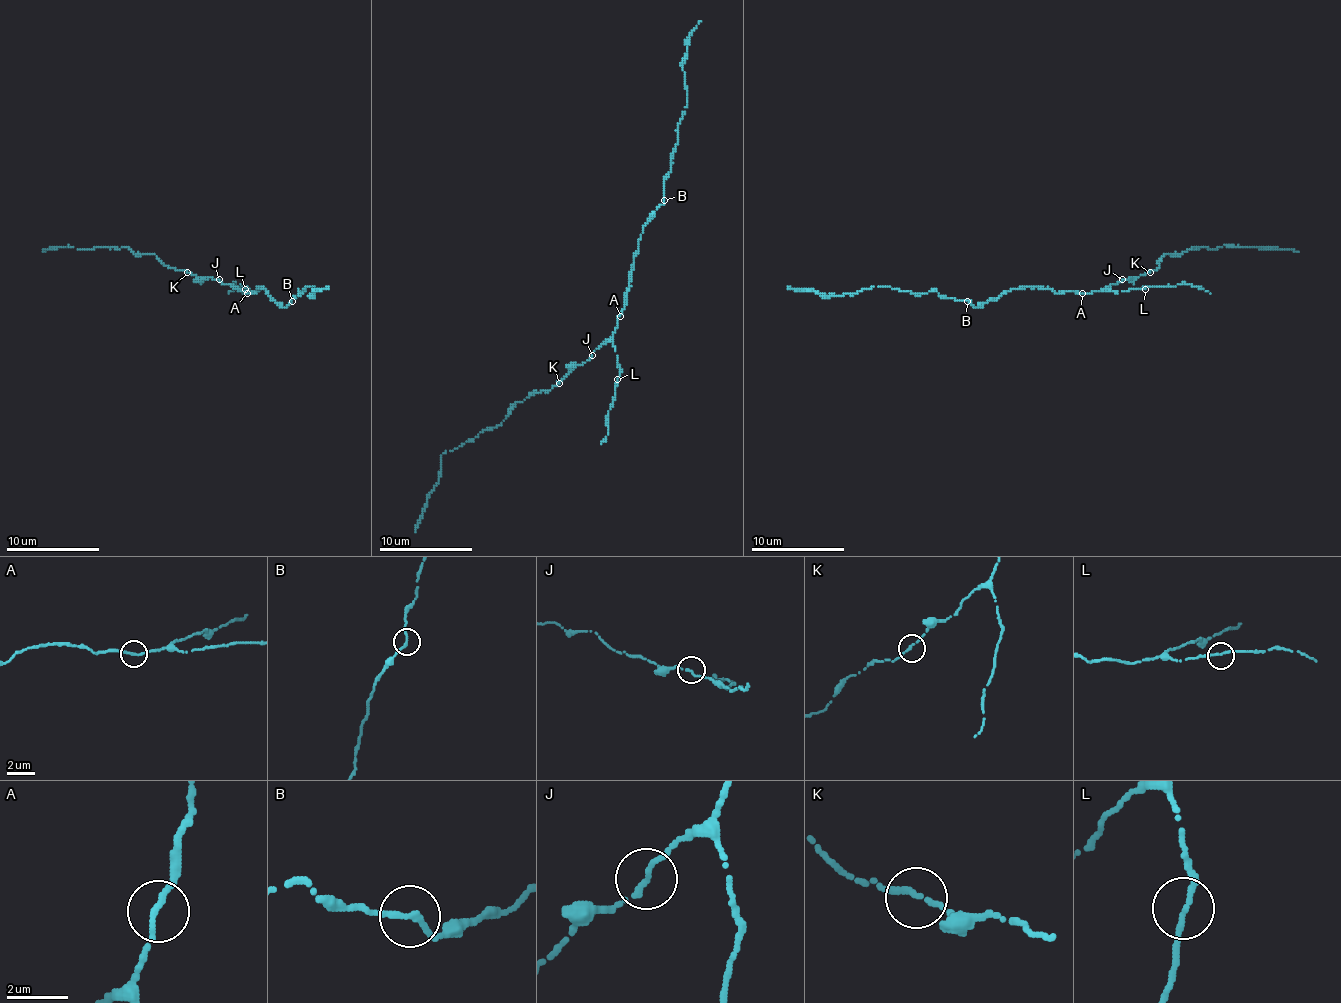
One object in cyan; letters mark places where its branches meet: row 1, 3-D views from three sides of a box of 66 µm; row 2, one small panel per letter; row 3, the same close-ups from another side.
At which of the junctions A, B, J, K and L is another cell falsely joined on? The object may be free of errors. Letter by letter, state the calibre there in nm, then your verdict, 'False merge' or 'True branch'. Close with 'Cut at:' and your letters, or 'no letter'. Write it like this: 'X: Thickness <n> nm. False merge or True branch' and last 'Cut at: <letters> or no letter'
A: Thickness 190 nm. True branch
B: Thickness 180 nm. True branch
J: Thickness 180 nm. True branch
K: Thickness 190 nm. True branch
L: Thickness 180 nm. True branch
Cut at: no letter

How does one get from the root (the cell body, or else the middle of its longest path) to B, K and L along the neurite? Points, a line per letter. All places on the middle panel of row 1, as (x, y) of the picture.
B: (620, 314), (624, 307), (624, 293), (629, 286), (629, 274), (643, 225), (664, 200)
K: (620, 314), (615, 332), (559, 383)
L: (620, 314), (613, 335), (613, 346), (620, 365), (617, 379)

